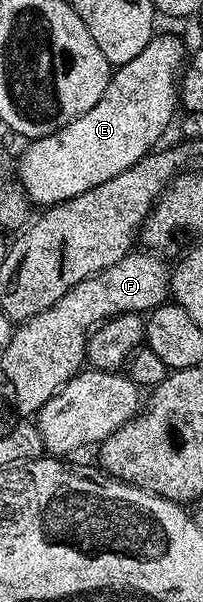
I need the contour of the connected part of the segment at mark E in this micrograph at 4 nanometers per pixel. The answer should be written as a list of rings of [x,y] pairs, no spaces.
[[[162,32],[146,42],[146,50],[142,50],[138,58],[130,58],[130,62],[119,65],[113,71],[102,98],[98,98],[86,114],[74,118],[74,122],[62,126],[54,134],[46,134],[27,145],[29,148],[20,156],[19,187],[33,205],[61,204],[78,194],[86,194],[86,190],[94,190],[94,186],[102,186],[102,182],[110,182],[110,178],[133,168],[143,156],[153,151],[159,145],[156,143],[163,138],[164,131],[171,124],[173,127],[176,104],[178,108],[178,81],[186,67],[186,52],[184,56],[184,44],[178,37]]]

